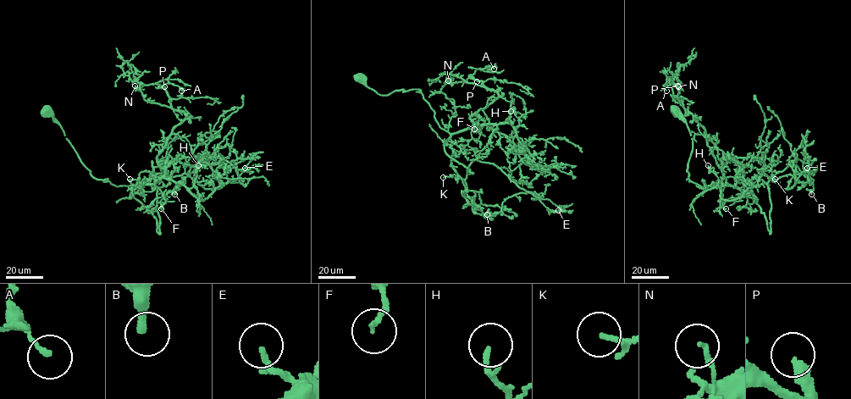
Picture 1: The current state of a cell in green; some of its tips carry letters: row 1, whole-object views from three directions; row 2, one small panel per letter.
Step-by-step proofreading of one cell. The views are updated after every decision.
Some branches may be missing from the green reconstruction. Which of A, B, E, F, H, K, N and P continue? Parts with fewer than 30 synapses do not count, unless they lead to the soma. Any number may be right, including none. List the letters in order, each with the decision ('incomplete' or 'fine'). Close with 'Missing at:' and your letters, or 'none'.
A: fine
B: fine
E: fine
F: fine
H: incomplete
K: fine
N: fine
P: incomplete
Missing at: H, P

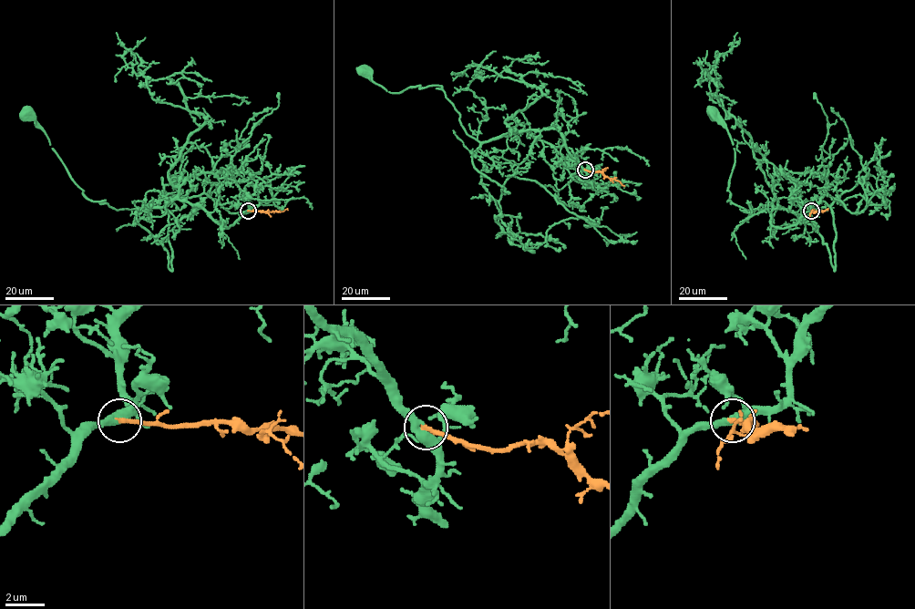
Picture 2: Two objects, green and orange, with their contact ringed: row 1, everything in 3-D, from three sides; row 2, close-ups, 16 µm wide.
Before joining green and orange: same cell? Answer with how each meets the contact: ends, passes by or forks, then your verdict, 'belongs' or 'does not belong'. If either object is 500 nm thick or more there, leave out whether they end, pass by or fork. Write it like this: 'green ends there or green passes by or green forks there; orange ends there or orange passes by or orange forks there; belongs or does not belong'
green passes by; orange ends there; belongs

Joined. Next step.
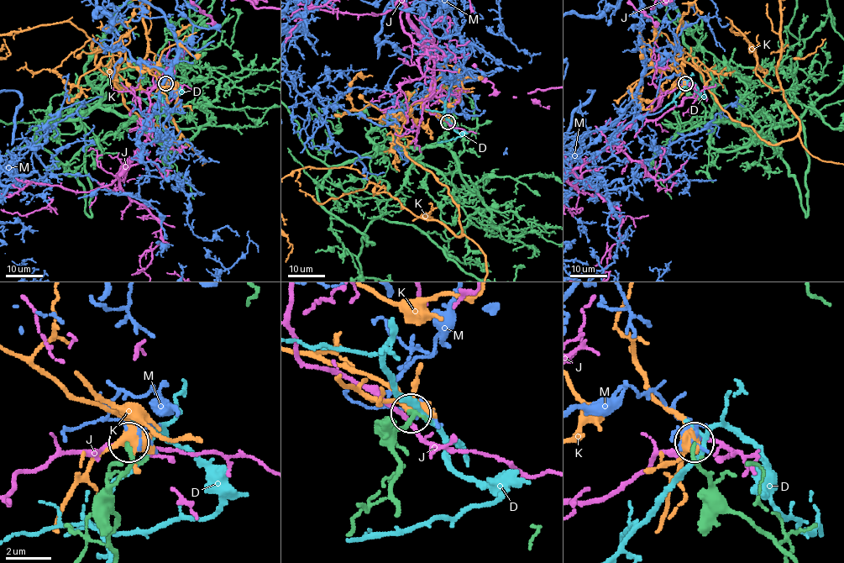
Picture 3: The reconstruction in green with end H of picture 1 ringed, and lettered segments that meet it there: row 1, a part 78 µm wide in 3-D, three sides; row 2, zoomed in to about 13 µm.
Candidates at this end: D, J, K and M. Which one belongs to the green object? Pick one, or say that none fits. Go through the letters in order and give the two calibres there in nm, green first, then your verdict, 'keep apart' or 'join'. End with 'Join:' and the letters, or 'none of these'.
D: 240/220 nm | keep apart
J: 120/180 nm | keep apart
K: 140/440 nm | keep apart
M: 220/80 nm | keep apart
Join: none of these

